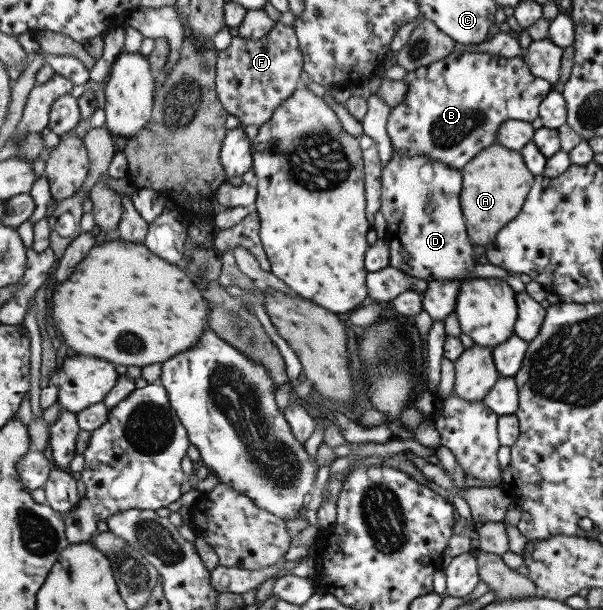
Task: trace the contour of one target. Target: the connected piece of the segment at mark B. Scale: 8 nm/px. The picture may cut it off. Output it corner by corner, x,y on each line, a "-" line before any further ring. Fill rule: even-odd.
454,51
447,56
447,58
443,58
443,60
408,72
402,80
409,84
409,94
407,94
407,98
405,98
399,106
396,106
393,109
387,122
387,133
389,133
391,142
394,144
394,153
401,151
401,154
399,155
409,155
409,157
411,157
411,155
427,155
427,157
447,163
447,165
455,166
455,168
459,168
459,170
461,170
465,164
469,164
469,162
471,162
471,160
473,160
473,158
475,158
475,156
477,156
477,154
482,150
485,150
498,142
499,127
507,122
507,120
524,120
525,122
533,122
533,120
537,120
537,118
540,117
541,103
553,90
553,83
535,76
523,56
505,58
487,52

